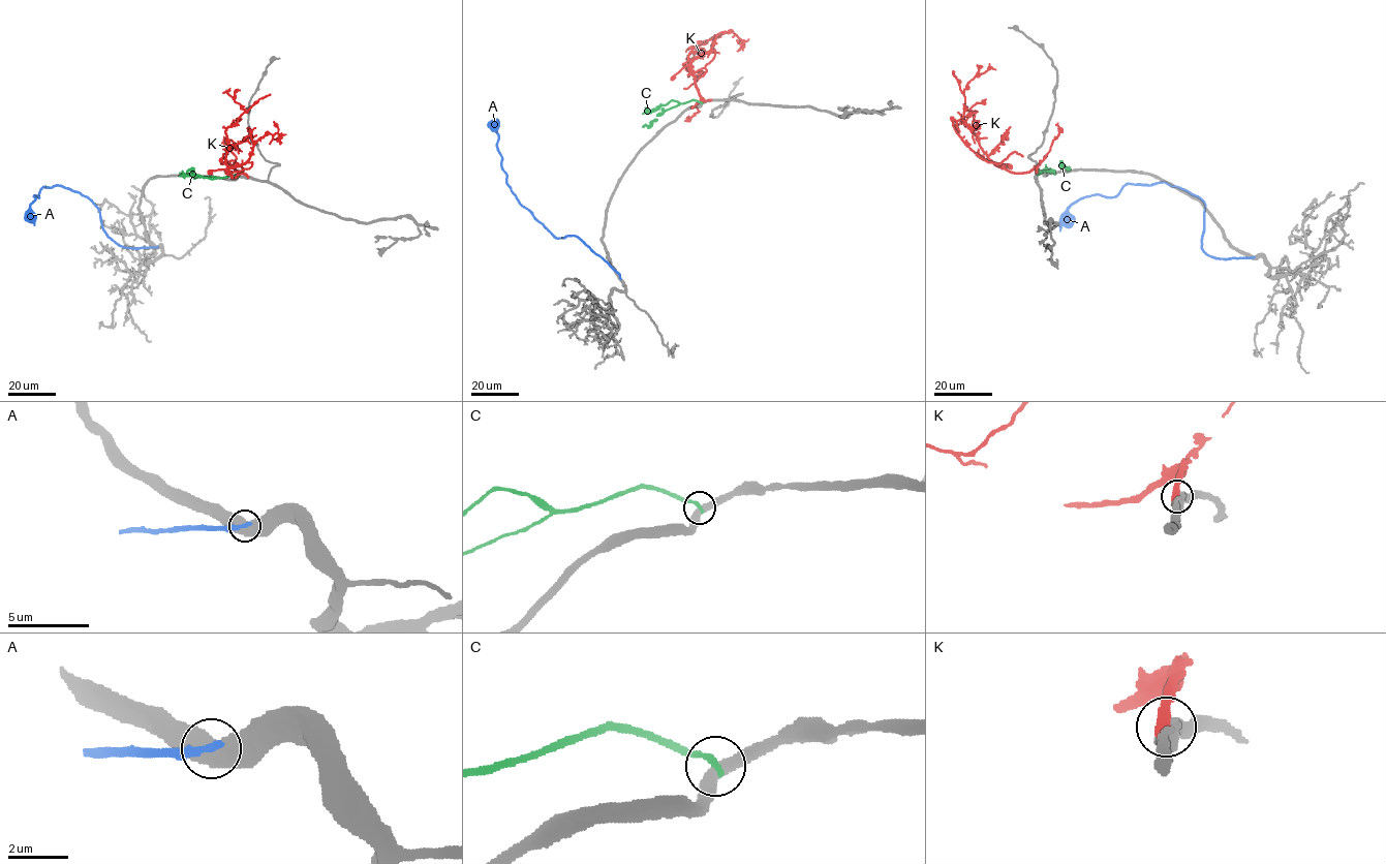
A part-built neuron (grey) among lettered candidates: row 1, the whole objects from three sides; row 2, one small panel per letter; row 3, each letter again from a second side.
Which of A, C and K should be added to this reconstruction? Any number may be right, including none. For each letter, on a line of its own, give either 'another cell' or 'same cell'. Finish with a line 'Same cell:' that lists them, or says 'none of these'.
A: same cell
C: another cell
K: another cell
Same cell: A

